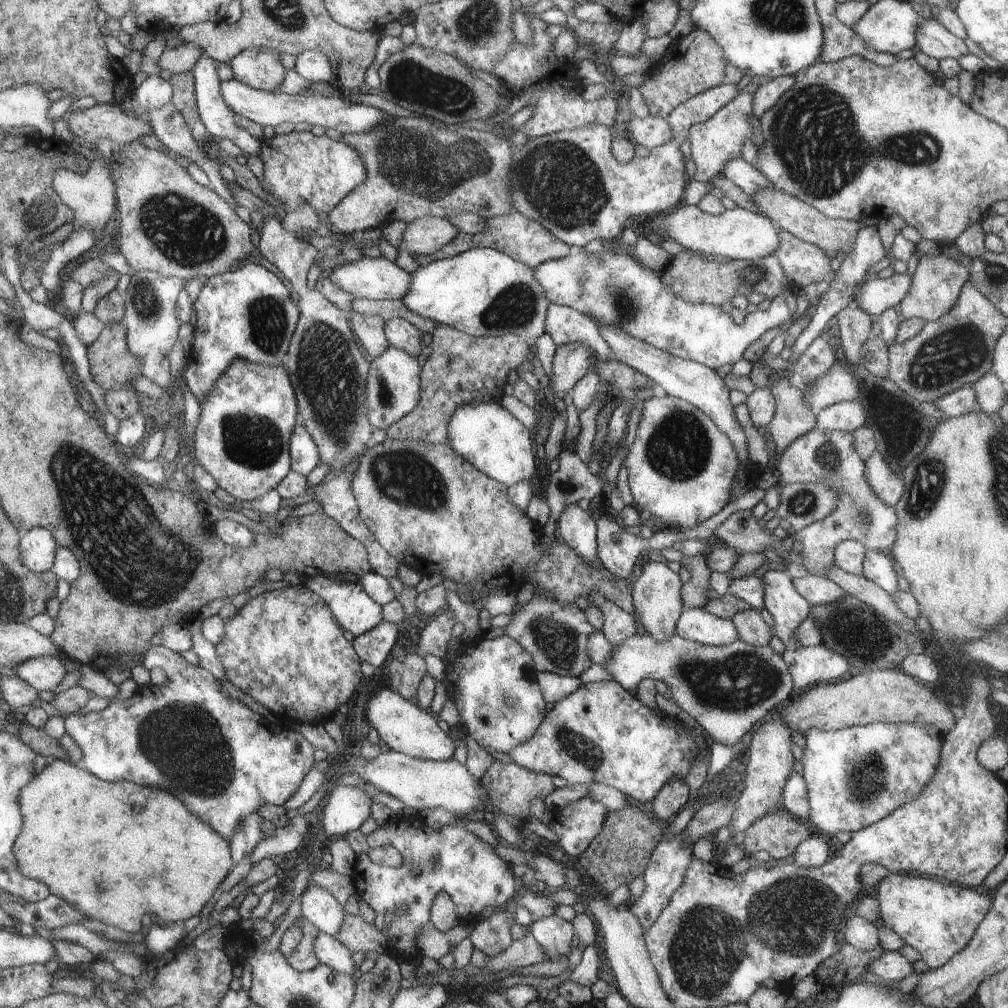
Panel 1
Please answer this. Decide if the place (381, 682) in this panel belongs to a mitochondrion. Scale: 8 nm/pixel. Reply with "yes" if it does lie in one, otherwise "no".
no

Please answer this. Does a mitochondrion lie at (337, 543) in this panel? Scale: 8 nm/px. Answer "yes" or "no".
no

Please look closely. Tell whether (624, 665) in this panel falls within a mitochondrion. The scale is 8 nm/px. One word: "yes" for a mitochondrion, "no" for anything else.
no

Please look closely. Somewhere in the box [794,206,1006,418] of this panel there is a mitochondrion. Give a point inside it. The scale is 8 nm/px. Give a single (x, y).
(946, 358)

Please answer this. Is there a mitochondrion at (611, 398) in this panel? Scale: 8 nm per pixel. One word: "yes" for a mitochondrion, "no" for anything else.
no

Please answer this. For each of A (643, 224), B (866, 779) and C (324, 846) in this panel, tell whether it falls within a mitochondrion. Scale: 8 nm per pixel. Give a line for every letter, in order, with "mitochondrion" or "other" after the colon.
A: other
B: mitochondrion
C: other

